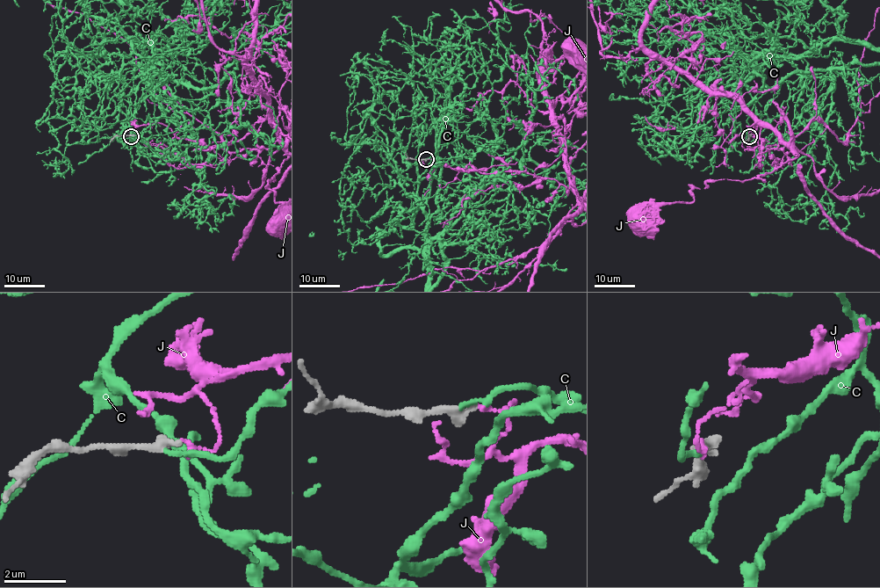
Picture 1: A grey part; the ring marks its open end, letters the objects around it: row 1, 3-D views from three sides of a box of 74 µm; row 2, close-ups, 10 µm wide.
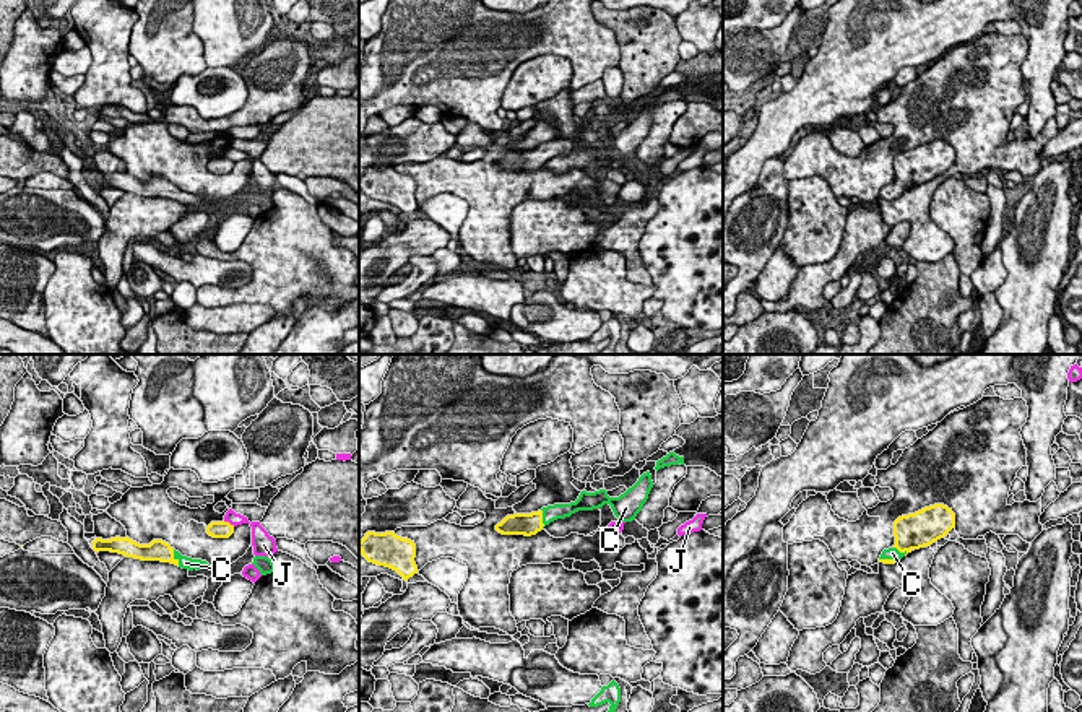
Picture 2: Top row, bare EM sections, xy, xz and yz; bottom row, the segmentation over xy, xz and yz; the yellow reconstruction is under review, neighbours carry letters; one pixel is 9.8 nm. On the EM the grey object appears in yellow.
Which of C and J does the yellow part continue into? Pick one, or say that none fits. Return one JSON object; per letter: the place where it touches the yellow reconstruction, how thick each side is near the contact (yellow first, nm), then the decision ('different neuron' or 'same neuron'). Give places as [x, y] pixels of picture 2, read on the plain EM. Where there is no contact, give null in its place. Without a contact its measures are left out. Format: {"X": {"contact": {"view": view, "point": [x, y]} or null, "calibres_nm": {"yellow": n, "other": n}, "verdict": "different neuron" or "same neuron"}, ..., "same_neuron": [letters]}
{"C": {"contact": {"view": "xy", "point": [176, 195]}, "calibres_nm": {"yellow": 220, "other": 130}, "verdict": "same neuron"}, "J": {"contact": {"view": "xy", "point": [228, 158]}, "calibres_nm": {"yellow": 160, "other": 130}, "verdict": "different neuron"}, "same_neuron": ["C"]}

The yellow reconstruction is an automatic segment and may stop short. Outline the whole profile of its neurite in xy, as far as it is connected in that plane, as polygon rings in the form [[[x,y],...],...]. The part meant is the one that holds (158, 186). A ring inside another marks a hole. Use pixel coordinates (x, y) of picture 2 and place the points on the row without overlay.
[[[115,172],[110,176],[96,174],[93,177],[93,185],[97,189],[99,187],[119,189],[127,193],[135,193],[141,197],[171,198],[188,206],[211,205],[211,202],[206,197],[182,192],[179,187],[175,187],[169,179],[162,176],[153,176],[149,180],[140,180],[130,176],[128,172],[125,174]]]

